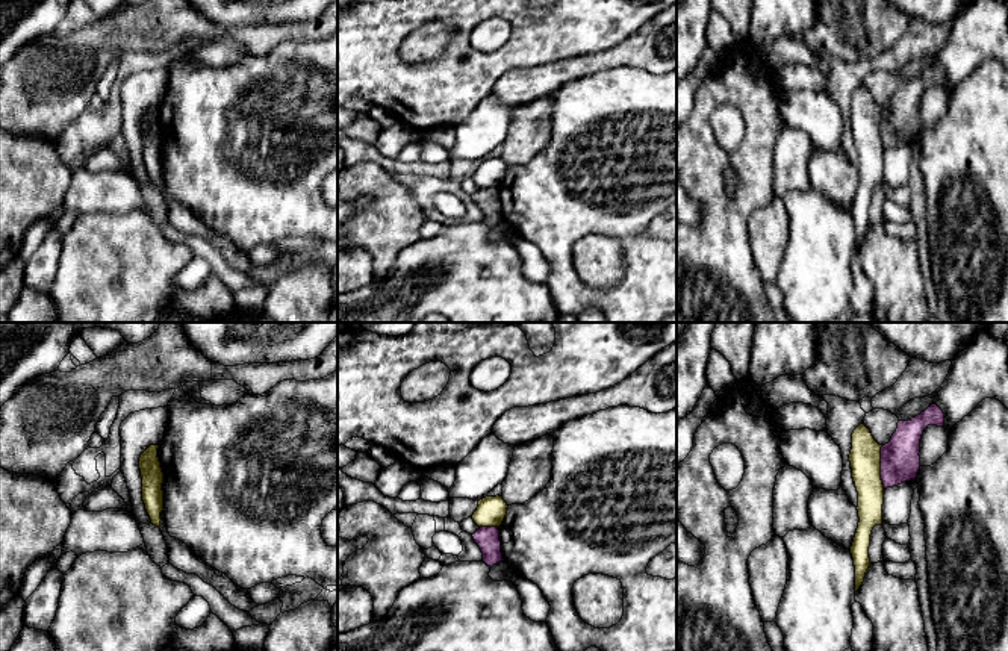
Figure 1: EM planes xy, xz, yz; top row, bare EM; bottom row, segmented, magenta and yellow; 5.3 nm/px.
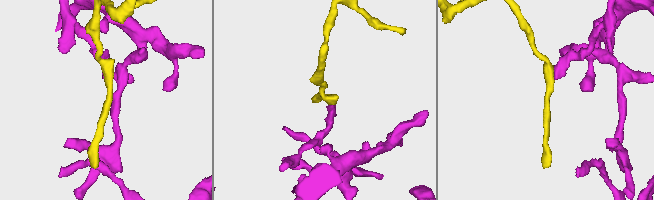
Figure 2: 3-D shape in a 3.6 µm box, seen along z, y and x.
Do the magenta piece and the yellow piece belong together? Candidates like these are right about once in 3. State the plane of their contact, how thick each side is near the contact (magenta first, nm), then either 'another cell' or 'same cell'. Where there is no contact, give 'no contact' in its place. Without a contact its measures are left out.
yz | 200/170 nm | another cell

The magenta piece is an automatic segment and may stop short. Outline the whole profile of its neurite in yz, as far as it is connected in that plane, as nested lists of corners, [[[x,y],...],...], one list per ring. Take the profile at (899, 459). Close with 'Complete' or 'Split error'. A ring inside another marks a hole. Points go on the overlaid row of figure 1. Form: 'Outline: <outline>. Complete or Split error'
Outline: [[[937,404],[908,421],[899,421],[888,444],[881,447],[881,480],[884,489],[914,480],[920,469],[920,439],[928,425],[944,425]]]. Complete

